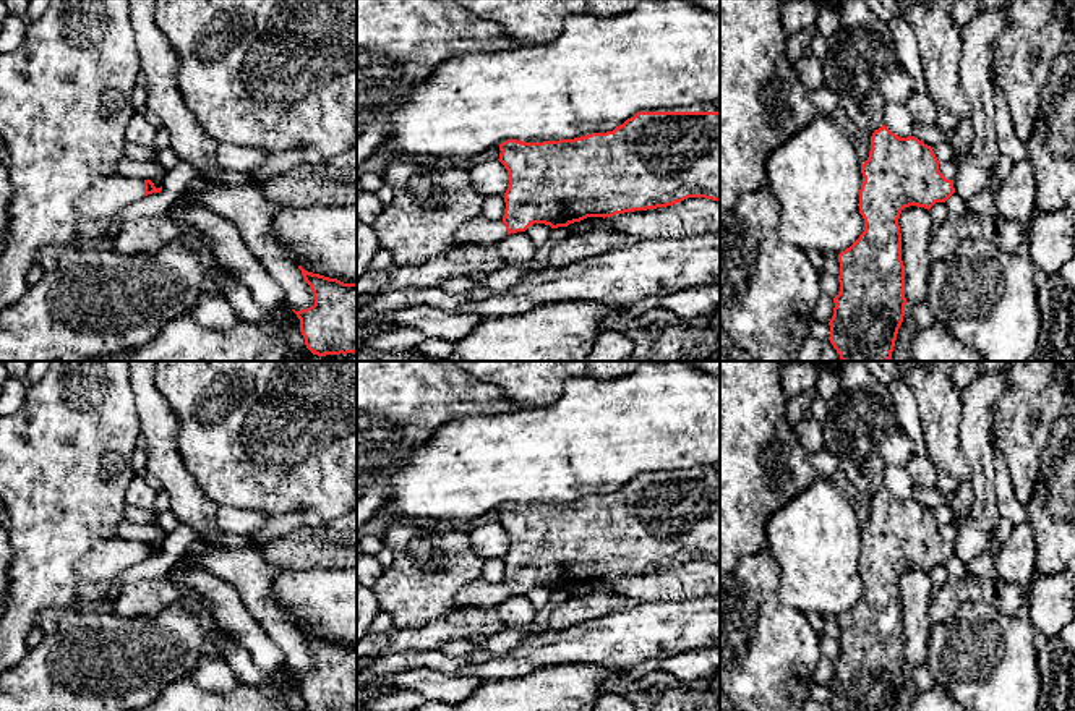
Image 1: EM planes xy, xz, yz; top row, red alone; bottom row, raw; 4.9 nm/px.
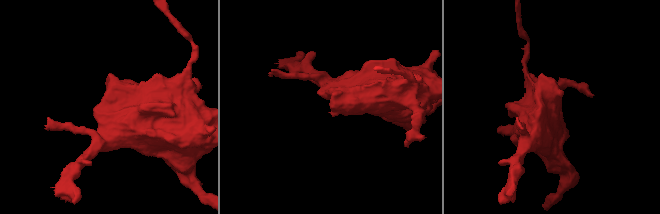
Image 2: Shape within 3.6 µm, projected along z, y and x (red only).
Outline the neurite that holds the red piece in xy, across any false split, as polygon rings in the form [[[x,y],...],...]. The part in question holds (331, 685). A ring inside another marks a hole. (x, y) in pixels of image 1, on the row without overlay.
[[[298,628],[315,667],[295,674],[306,711],[357,711],[357,646],[344,646]]]

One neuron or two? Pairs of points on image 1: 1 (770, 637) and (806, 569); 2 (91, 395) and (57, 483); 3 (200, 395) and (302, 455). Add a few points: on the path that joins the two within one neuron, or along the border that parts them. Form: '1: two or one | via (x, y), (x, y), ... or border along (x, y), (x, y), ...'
1: two | border along (779, 567), (779, 596), (803, 614)
2: one | via (81, 417), (75, 434), (67, 442), (62, 462)
3: one | via (226, 395), (242, 395), (276, 430)

